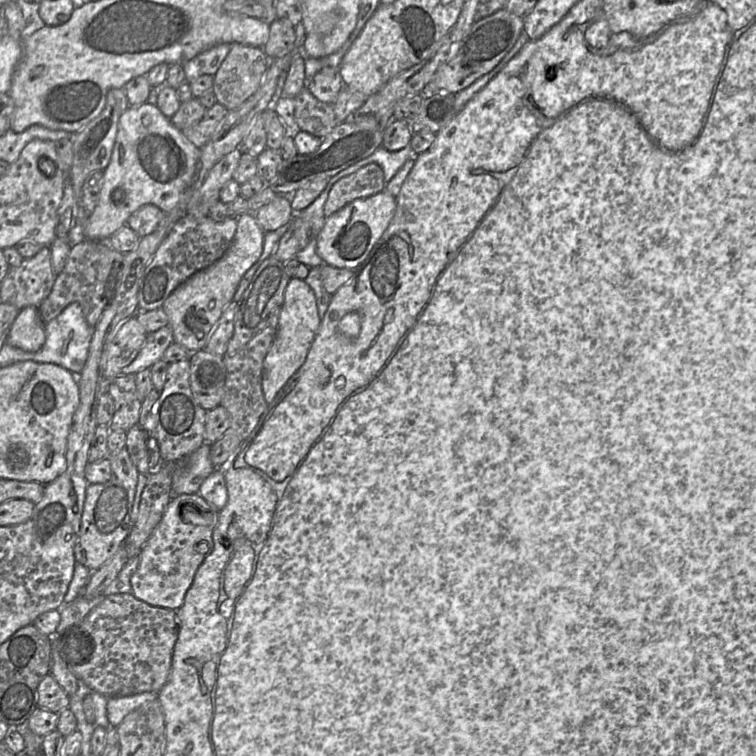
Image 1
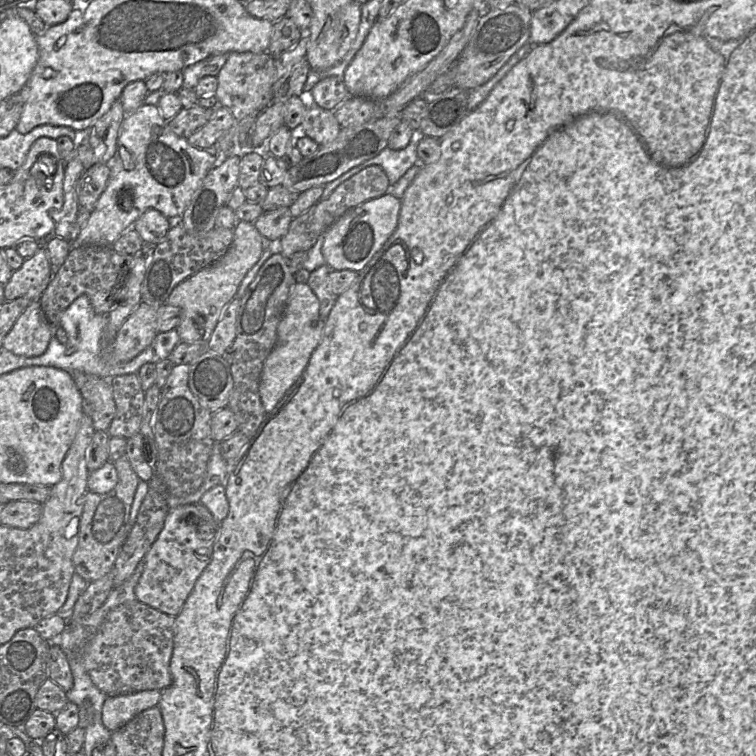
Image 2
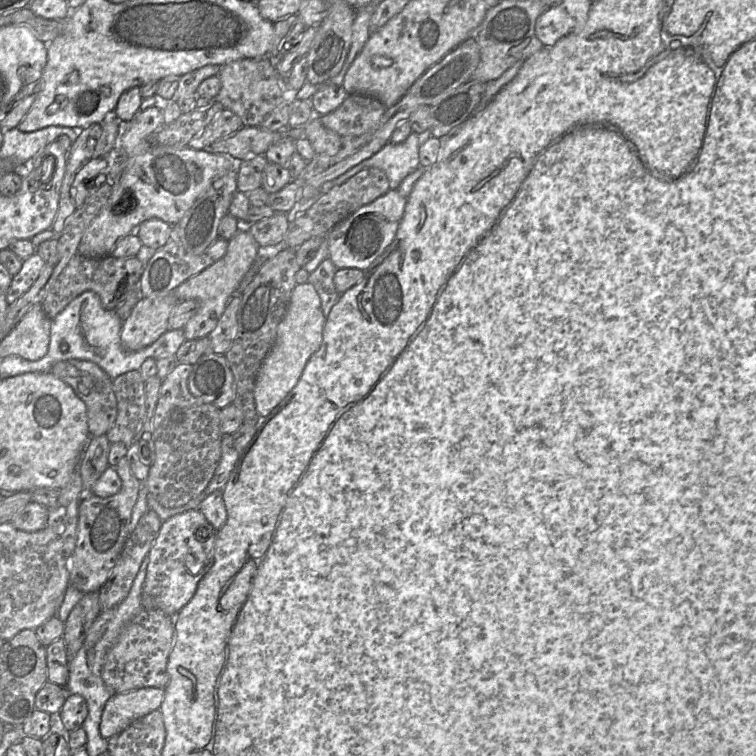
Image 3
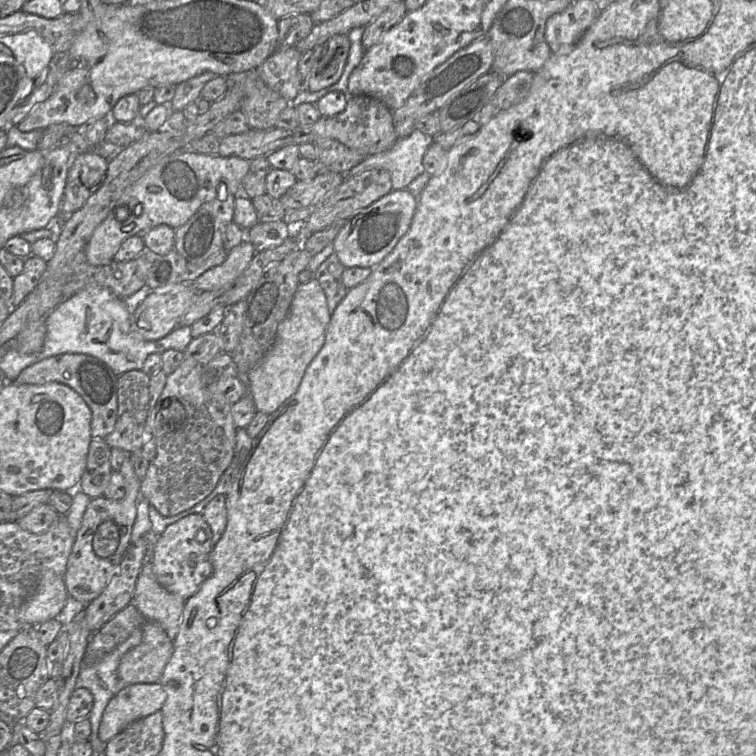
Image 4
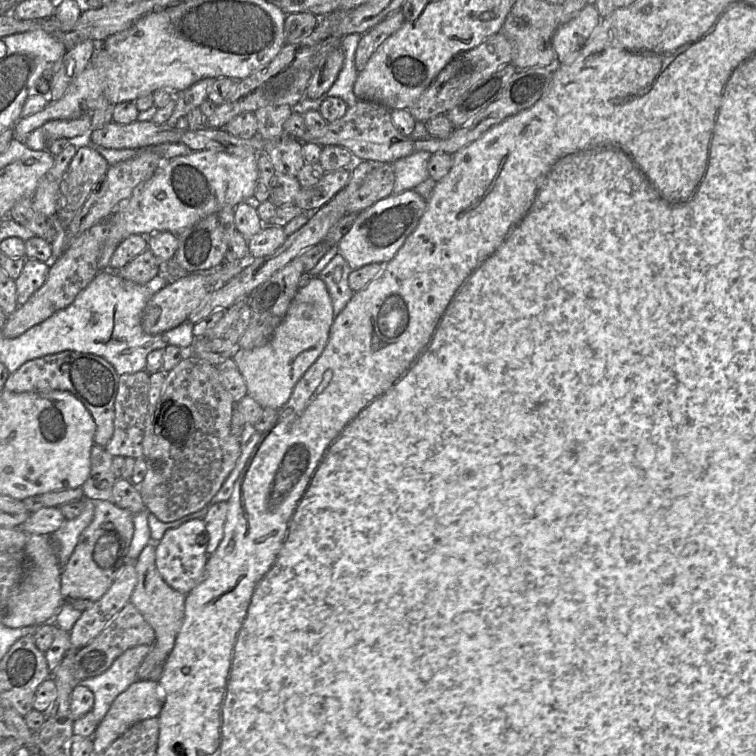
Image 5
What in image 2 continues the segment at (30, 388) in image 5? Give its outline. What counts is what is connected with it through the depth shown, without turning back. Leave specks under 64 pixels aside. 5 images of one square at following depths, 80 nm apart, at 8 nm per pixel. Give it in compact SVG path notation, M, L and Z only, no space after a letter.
M80 371L71 375L85 401L85 412L92 418L95 431L107 431L116 414L109 379Z

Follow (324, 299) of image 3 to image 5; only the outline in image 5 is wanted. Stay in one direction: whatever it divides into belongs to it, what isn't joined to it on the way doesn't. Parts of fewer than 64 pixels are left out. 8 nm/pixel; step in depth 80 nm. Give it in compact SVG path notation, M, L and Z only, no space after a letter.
M337 253L317 275L326 284L332 301L334 318L345 308L354 294L348 282L351 271L347 261Z

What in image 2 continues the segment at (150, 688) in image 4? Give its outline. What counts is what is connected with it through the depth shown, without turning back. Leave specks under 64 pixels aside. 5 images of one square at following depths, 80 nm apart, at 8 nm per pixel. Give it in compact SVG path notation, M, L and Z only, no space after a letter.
M145 690L118 696L109 696L102 709L103 725L111 732L123 727L139 713L158 706L160 690Z

